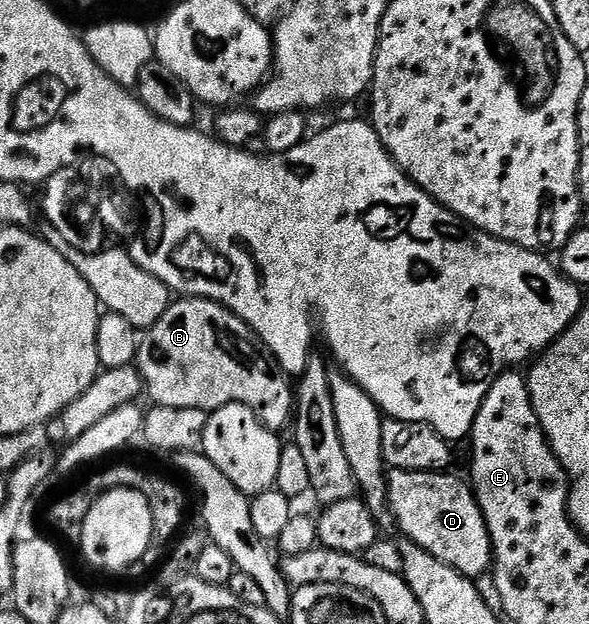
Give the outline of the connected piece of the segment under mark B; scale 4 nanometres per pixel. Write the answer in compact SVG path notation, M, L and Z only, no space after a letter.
M182 296L171 301L164 316L160 316L160 320L156 320L156 324L145 331L138 347L136 365L142 374L148 398L150 394L149 401L159 406L213 412L222 406L239 402L252 408L254 415L275 432L282 432L285 426L287 429L296 406L291 379L274 361L269 348L262 343L255 330L219 302L209 302L206 298Z

